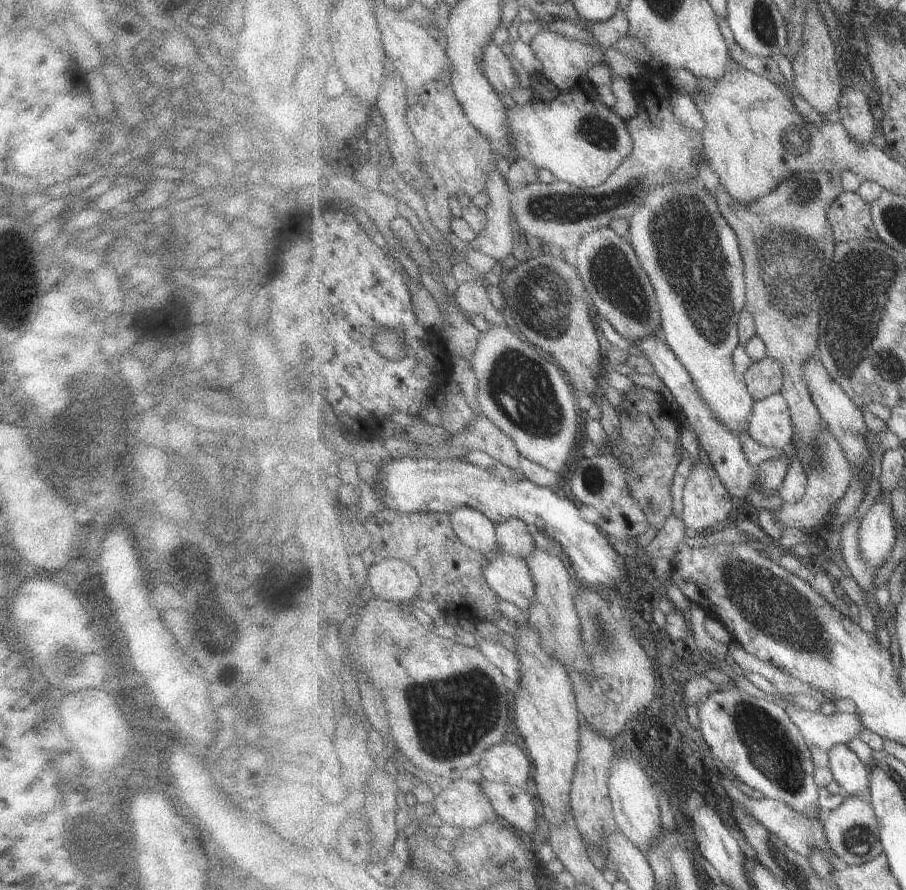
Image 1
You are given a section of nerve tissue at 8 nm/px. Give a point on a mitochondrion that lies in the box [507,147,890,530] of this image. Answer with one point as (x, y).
(784, 280)

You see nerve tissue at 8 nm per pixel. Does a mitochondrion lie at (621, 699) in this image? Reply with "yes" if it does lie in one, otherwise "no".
no

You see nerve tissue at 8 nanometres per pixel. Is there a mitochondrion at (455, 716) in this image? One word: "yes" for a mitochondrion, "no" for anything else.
yes

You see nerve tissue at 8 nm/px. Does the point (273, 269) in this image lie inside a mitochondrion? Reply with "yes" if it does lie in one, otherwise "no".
no

